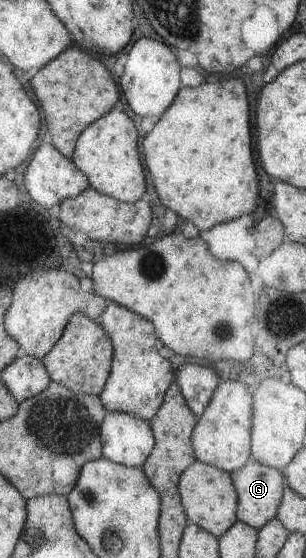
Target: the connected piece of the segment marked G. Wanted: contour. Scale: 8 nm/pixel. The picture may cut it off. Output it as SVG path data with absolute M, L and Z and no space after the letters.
M254 460L246 461L239 469L229 472L237 492L235 515L238 521L258 530L277 515L277 508L285 486L282 486L280 470L267 467Z

